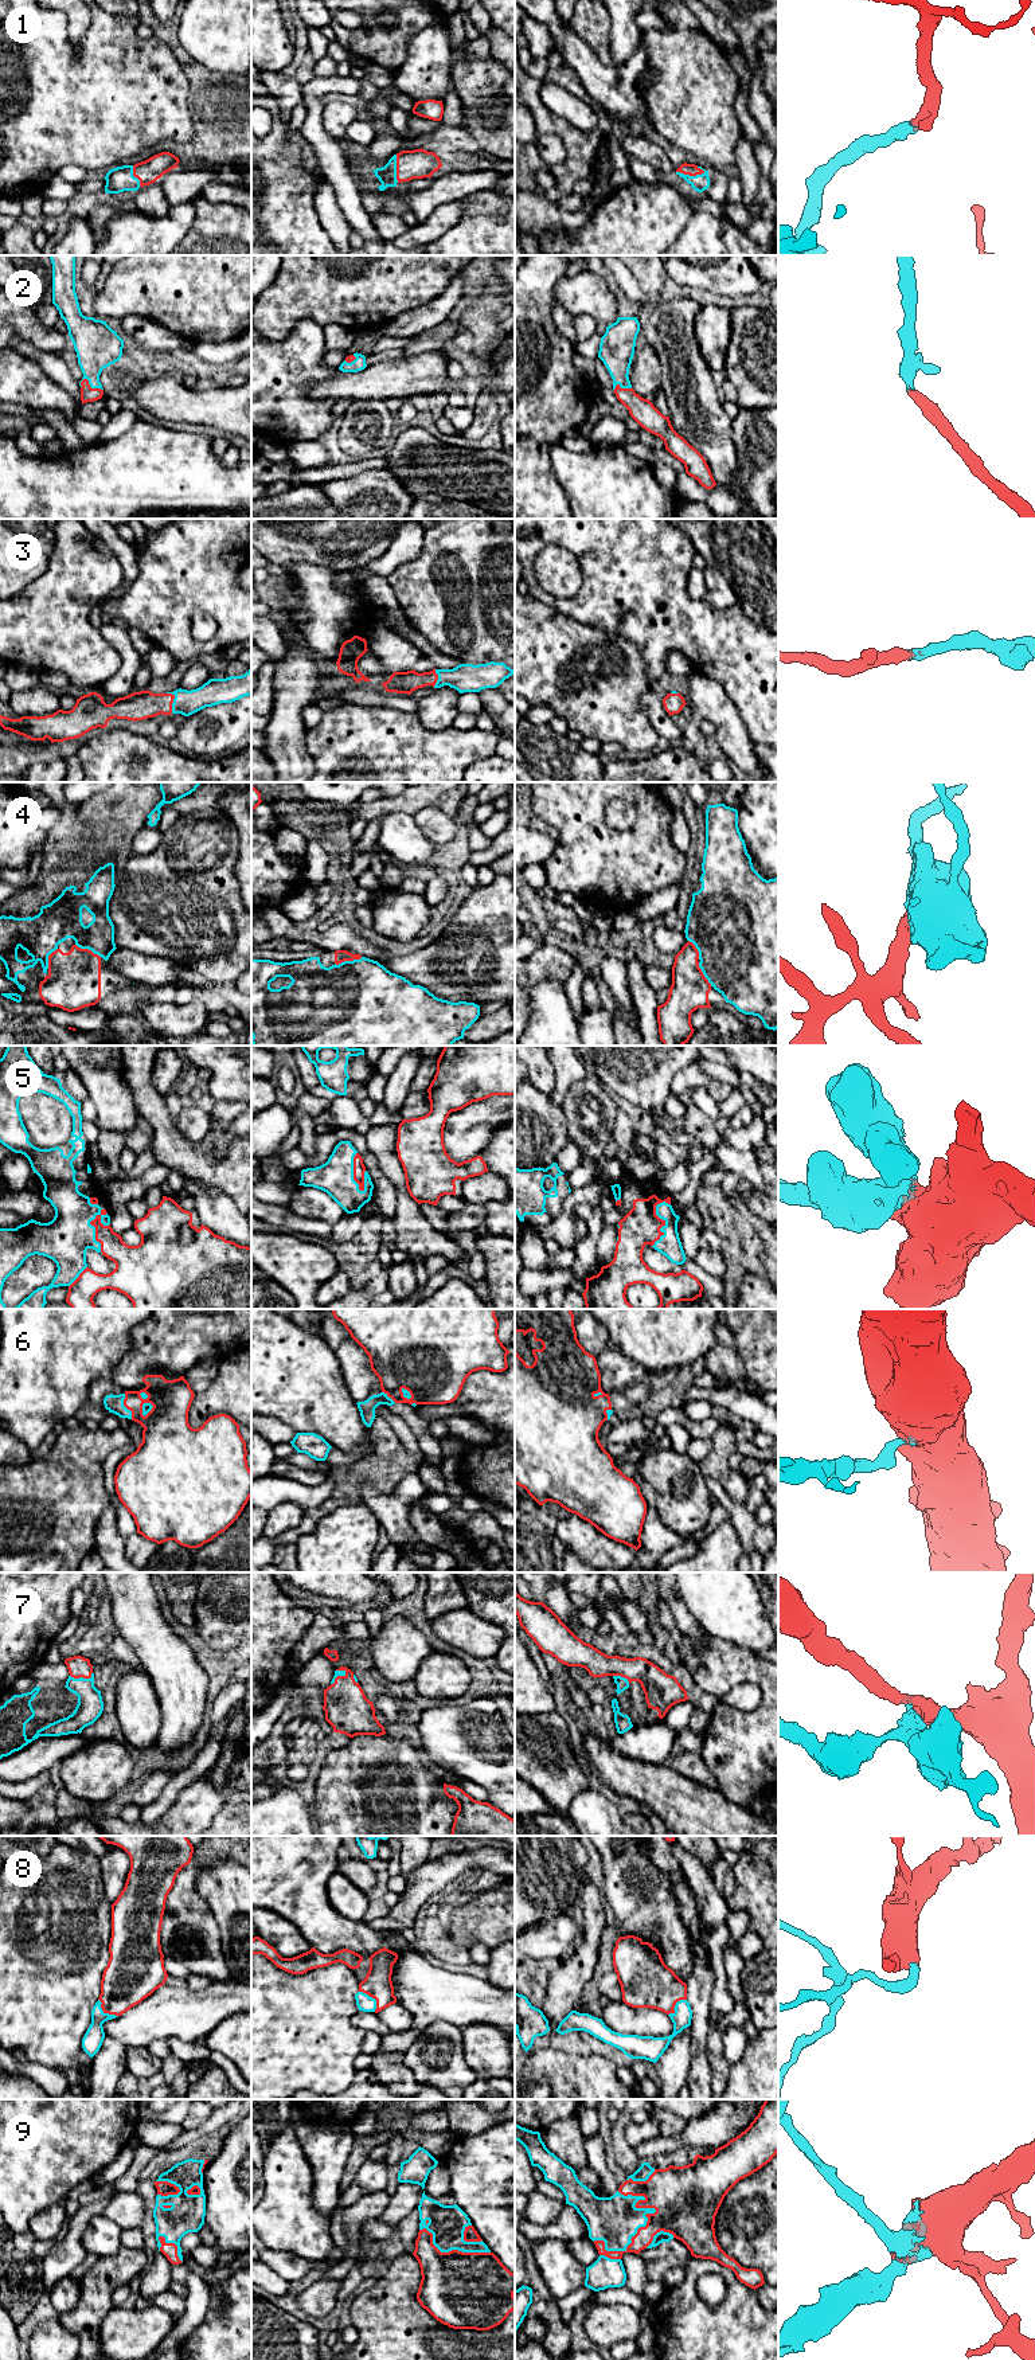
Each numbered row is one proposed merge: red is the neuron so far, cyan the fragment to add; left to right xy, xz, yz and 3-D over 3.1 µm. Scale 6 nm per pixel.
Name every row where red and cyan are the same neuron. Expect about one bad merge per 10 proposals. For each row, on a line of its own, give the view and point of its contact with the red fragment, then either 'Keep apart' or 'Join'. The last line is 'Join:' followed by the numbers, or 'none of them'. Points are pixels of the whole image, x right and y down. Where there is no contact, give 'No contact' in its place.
1: Touches red at yz (691, 175). Join
2: Touches red at xy (89, 386). Join
3: Touches red at xy (172, 702). Join
4: Touches red at xz (348, 960). Join
5: Touches red at xy (96, 1231). Join
6: Touches red at xy (125, 1406). Join
7: Touches red at xy (82, 1676). Join
8: Touches red at xz (373, 1997). Join
9: Touches red at yz (629, 2245). Join
Join: 1, 2, 3, 4, 5, 6, 7, 8, 9

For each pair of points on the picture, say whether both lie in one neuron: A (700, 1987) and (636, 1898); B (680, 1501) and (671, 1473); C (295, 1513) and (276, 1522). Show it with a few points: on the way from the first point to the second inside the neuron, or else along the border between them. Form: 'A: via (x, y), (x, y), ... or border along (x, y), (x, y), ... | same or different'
A: border along (692, 1941), (692, 1970), (686, 1983) | different
B: via (680, 1495), (680, 1487), (676, 1480) | same
C: via (291, 1515), (280, 1519) | same

